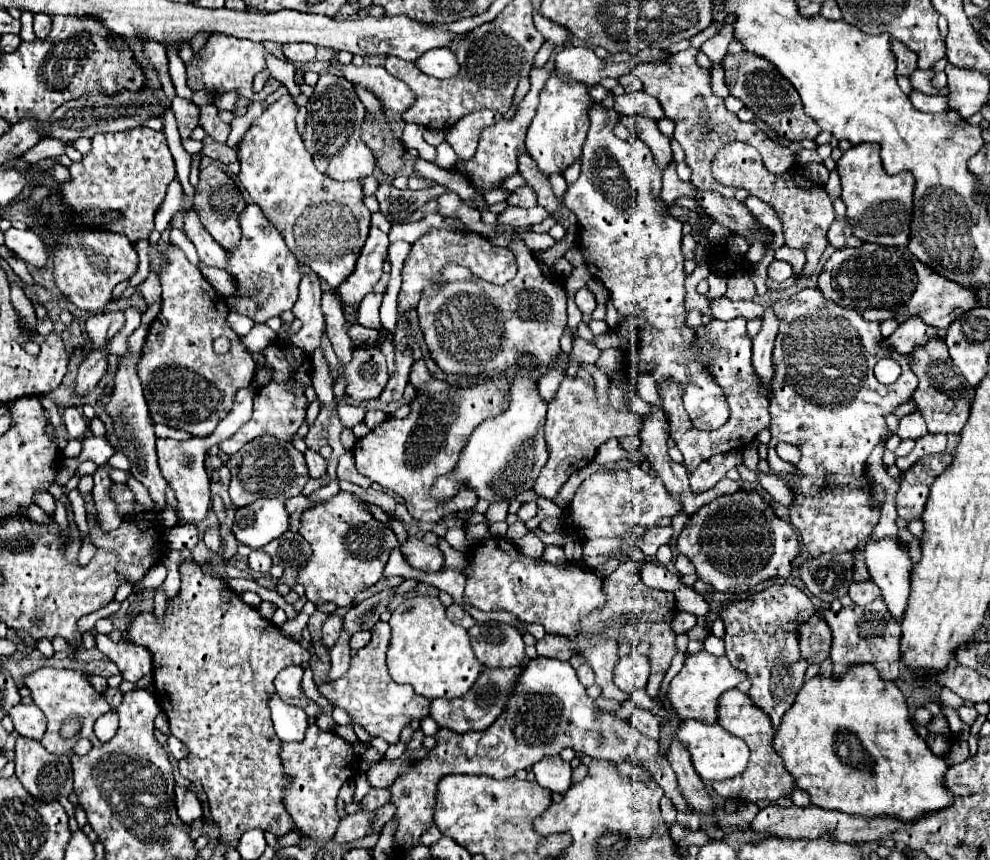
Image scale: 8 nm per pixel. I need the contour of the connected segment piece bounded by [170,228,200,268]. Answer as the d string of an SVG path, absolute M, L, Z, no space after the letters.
M172 228L170 230L170 242L171 244L178 246L183 252L185 252L188 260L199 268L200 260L198 258L196 248L186 237L182 230Z

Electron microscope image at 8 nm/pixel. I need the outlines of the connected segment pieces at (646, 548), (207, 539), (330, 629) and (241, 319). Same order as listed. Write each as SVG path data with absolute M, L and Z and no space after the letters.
M672 524L670 526L654 526L652 530L648 530L648 534L644 536L644 540L640 540L640 550L646 554L646 556L654 556L658 546L662 544L668 544L672 540Z
M208 528L206 532L204 532L204 544L206 544L206 548L208 550L212 550L212 552L218 552L220 548L222 548L222 540L220 540L220 532L218 532L218 528Z
M336 612L328 614L328 620L326 620L324 626L322 626L322 640L324 640L324 644L326 644L328 648L338 640L340 630L342 630L342 616L338 616Z
M230 312L230 314L228 314L228 326L230 326L238 336L246 336L246 334L252 330L254 320L252 320L252 318L246 318L246 316L238 314L238 312Z

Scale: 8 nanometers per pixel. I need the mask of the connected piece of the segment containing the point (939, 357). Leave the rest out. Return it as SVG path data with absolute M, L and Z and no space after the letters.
M934 338L934 342L930 342L928 348L916 350L914 354L910 354L910 366L918 376L918 388L914 392L914 400L916 406L922 410L922 416L926 418L928 430L932 434L960 434L962 426L966 424L968 412L970 412L970 402L974 398L974 388L970 388L970 384L962 378L960 370L952 366L952 360L948 356L948 348L944 344L942 338Z

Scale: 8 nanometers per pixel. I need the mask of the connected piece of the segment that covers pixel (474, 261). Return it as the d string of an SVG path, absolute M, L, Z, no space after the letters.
M430 230L424 234L420 240L412 244L412 250L404 262L402 270L402 288L398 294L398 306L402 314L406 316L404 310L412 308L418 304L422 288L430 284L430 278L450 260L456 260L458 264L466 266L472 270L474 276L492 282L492 284L506 284L516 276L516 262L514 256L508 252L508 248L496 248L492 246L486 238L474 234L474 232L452 232L452 230Z

